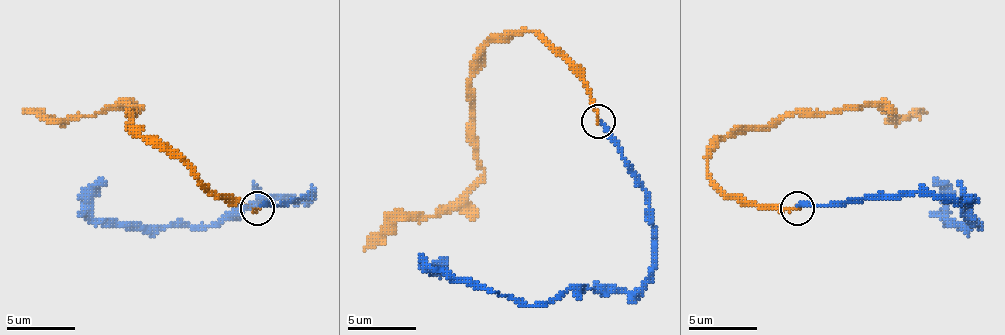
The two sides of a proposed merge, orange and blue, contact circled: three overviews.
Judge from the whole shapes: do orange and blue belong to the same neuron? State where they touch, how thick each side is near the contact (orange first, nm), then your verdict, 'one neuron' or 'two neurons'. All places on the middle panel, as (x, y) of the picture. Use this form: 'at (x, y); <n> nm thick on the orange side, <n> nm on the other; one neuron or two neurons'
at (598, 121); 170 nm thick on the orange side, 240 nm on the other; two neurons

